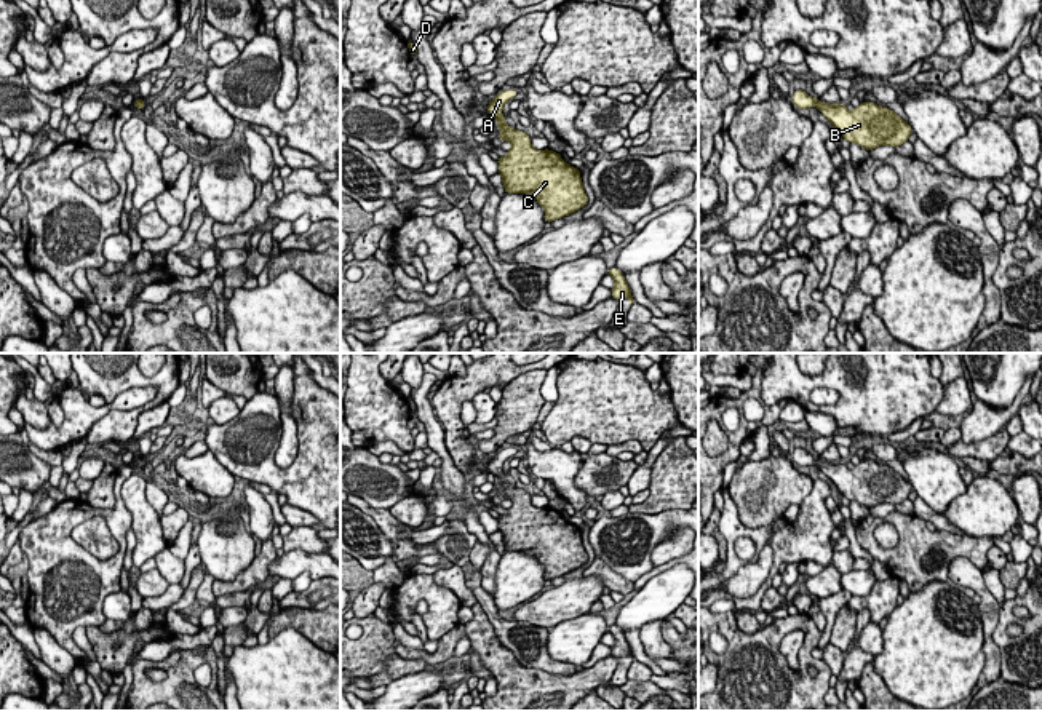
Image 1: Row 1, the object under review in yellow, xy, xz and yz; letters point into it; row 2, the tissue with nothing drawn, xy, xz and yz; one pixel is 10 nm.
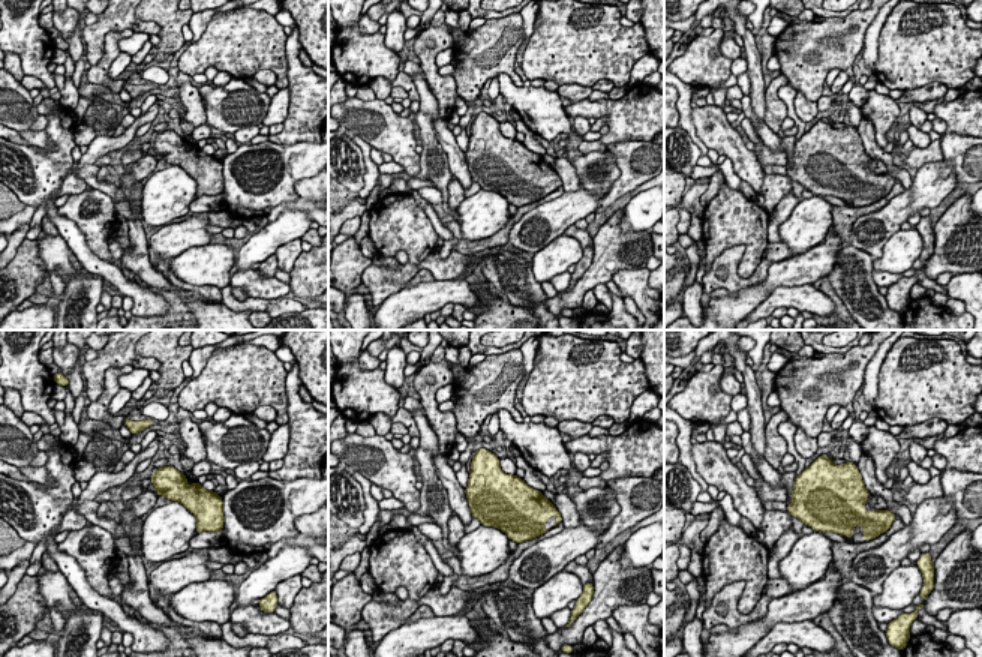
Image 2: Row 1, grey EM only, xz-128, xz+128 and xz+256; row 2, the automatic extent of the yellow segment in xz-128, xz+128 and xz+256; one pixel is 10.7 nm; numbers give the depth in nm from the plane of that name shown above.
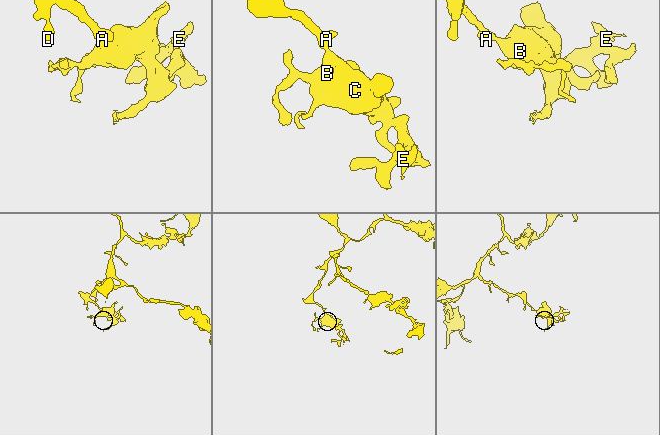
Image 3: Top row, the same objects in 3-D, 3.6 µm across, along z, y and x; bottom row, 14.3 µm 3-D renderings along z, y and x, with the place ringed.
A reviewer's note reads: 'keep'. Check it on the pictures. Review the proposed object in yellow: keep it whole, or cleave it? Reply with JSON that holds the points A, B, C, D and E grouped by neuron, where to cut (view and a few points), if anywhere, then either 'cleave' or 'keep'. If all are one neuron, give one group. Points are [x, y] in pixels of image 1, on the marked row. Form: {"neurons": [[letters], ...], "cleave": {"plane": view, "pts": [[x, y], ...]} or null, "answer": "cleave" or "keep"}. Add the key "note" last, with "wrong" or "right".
{"neurons": [["A", "B", "C", "D", "E"]], "cleave": null, "answer": "keep", "note": "right"}

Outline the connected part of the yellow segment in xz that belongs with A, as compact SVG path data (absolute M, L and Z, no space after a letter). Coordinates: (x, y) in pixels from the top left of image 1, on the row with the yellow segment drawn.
M518 89L499 91L486 107L487 113L497 118L497 139L511 144L507 155L495 160L497 173L502 174L505 193L535 197L545 209L545 222L563 219L588 203L580 169L566 163L558 152L534 149L526 133L507 125L502 109L516 94Z

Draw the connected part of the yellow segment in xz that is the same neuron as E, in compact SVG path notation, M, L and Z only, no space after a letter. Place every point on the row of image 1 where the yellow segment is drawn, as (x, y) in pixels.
M615 267L609 268L607 273L614 278L615 286L610 289L612 297L615 300L620 299L628 299L630 305L634 302L633 296L631 296L631 289L623 276L622 272L618 272Z

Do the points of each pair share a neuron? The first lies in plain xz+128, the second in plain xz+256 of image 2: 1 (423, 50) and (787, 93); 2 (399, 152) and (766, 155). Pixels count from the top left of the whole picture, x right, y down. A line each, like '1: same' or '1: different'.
1: different
2: different

